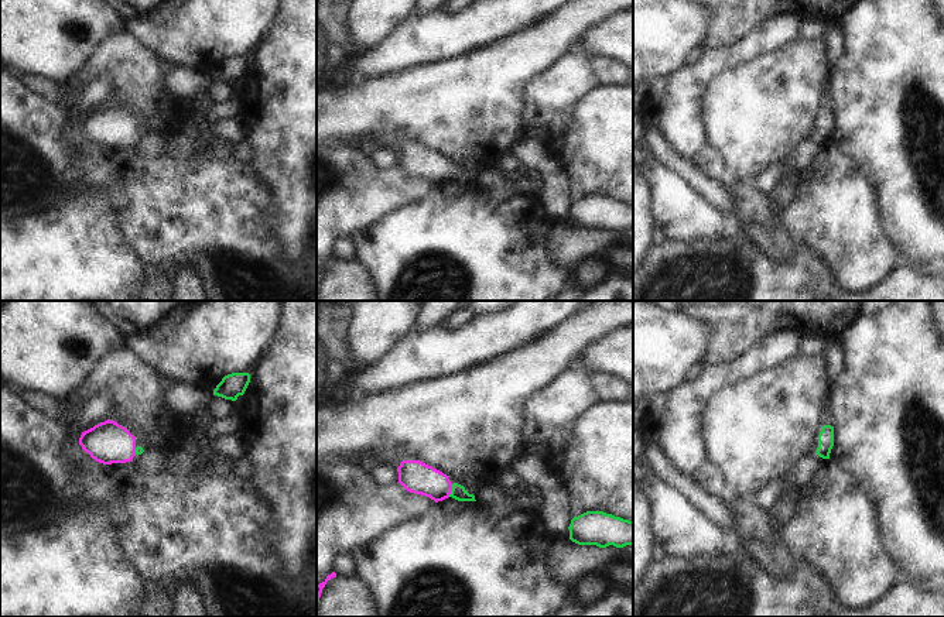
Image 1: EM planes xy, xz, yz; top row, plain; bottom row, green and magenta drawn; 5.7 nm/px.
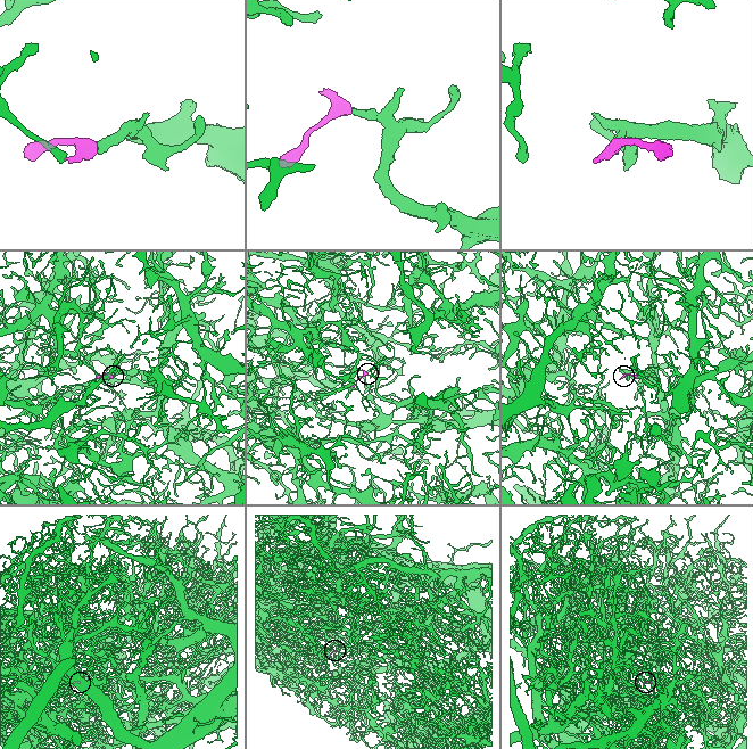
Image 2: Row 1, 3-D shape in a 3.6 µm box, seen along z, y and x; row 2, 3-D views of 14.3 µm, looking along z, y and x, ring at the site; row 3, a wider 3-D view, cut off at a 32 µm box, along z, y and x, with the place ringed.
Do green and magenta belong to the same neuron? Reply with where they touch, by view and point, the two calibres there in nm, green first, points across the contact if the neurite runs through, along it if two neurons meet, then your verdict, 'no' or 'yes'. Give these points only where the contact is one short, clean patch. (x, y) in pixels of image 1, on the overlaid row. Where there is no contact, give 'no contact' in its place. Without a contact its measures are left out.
contact xz (451, 490); calibres 90 and 180 nm; way xz (458, 492), (451, 490), (441, 489), (417, 477); yes

